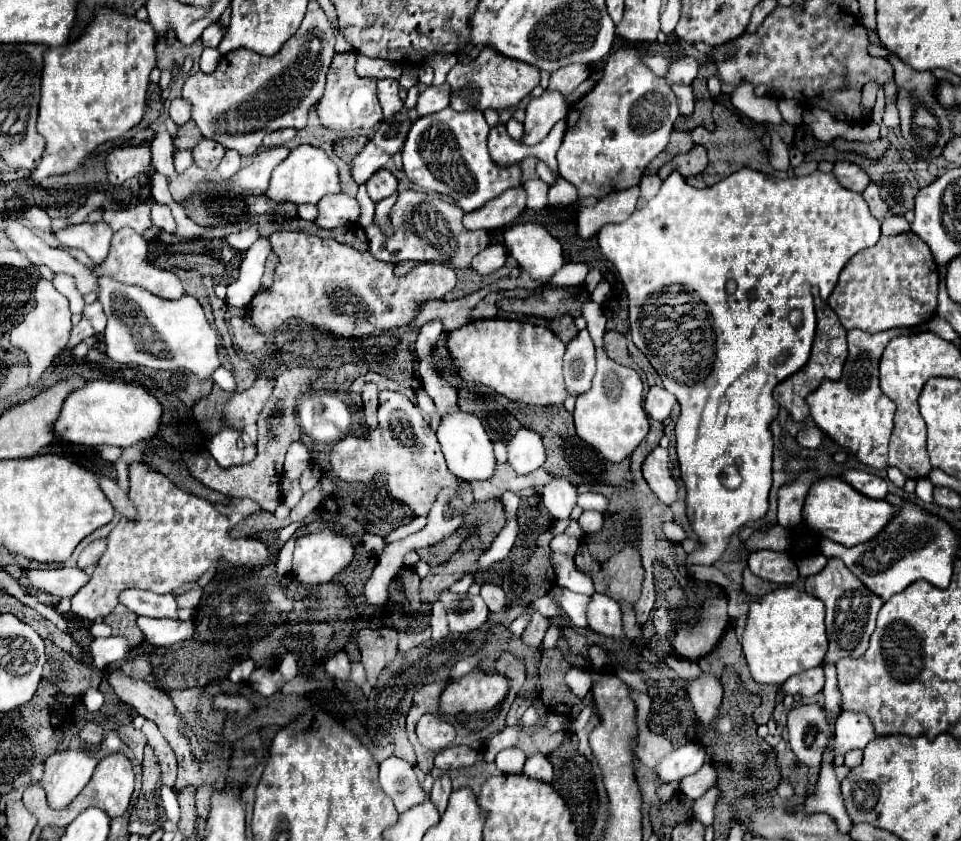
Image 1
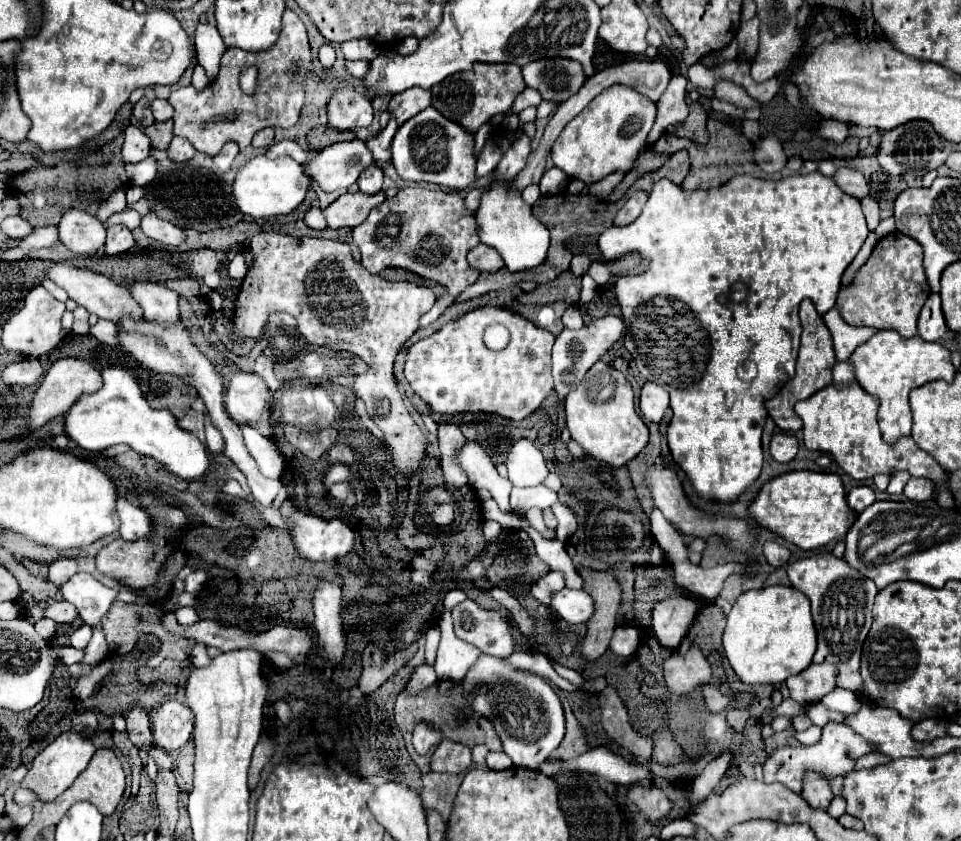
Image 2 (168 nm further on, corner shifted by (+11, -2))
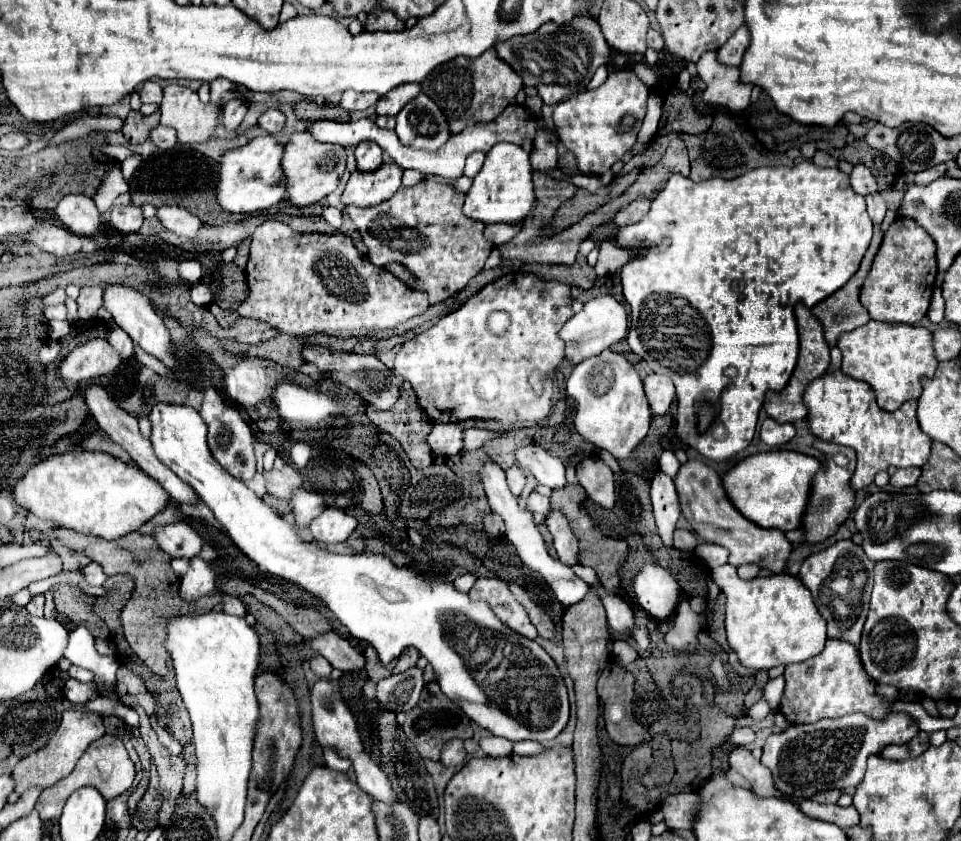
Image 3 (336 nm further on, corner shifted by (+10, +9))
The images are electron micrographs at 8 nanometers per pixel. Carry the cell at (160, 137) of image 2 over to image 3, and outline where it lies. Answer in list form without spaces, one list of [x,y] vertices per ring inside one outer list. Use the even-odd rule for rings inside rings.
[[[159,110],[151,116],[141,116],[141,112],[129,112],[123,134],[131,144],[143,144],[145,140],[149,140],[149,134],[155,126],[159,126]]]

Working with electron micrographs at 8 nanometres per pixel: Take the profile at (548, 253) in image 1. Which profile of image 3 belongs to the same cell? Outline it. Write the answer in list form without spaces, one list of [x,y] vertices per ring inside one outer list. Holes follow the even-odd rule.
[[[511,142],[495,144],[485,158],[481,172],[473,178],[473,186],[467,192],[463,212],[465,216],[483,224],[523,224],[531,220],[531,212],[537,204],[533,182],[531,182],[529,154]]]

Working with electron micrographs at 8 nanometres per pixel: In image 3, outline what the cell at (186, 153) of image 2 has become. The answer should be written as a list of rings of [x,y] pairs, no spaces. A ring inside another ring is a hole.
[[[169,126],[155,128],[155,132],[151,132],[151,140],[157,144],[159,150],[171,150],[179,144],[175,128],[169,128]]]

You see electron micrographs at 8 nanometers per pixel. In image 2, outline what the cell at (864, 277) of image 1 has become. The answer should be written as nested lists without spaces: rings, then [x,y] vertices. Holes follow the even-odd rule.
[[[896,231],[878,241],[852,285],[840,289],[836,307],[840,307],[844,321],[850,325],[894,329],[902,337],[914,337],[918,335],[918,315],[928,295],[930,287],[922,265],[922,247]]]

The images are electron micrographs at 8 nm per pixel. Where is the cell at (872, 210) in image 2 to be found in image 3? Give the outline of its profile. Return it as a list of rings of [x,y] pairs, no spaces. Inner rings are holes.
[[[873,192],[873,194],[865,196],[865,198],[867,198],[867,212],[869,212],[871,220],[875,224],[881,224],[883,218],[885,218],[885,200],[881,198],[879,192]]]

